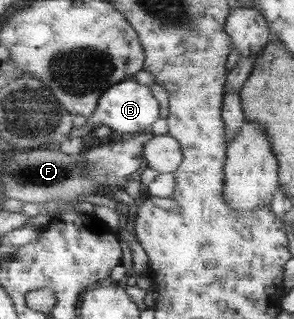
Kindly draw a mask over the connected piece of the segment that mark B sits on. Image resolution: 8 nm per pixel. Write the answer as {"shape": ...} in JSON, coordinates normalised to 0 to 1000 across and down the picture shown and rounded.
{"shape":[[[442,245],[398,266],[364,273],[357,292],[337,307],[327,351],[296,373],[296,392],[310,404],[330,392],[364,392],[388,426],[401,426],[415,417],[459,417],[463,411],[486,417],[554,364],[551,329],[537,310],[527,310],[507,270],[480,266],[459,245]]]}

